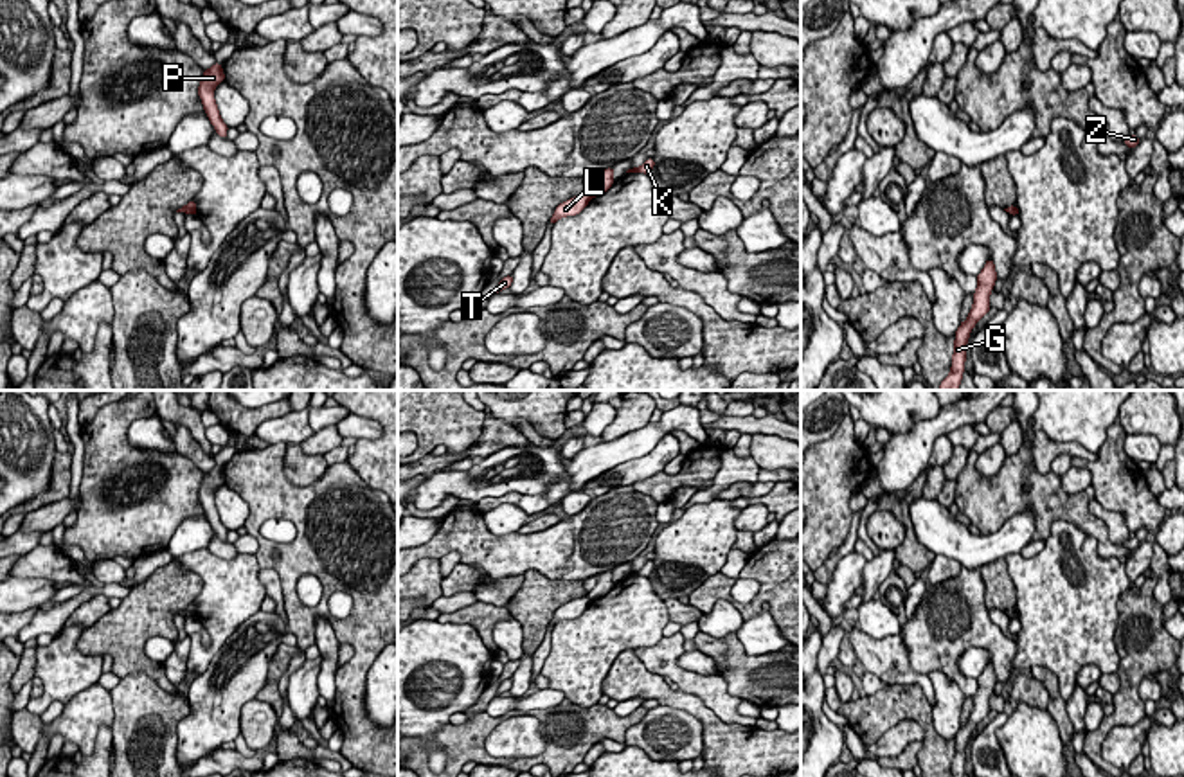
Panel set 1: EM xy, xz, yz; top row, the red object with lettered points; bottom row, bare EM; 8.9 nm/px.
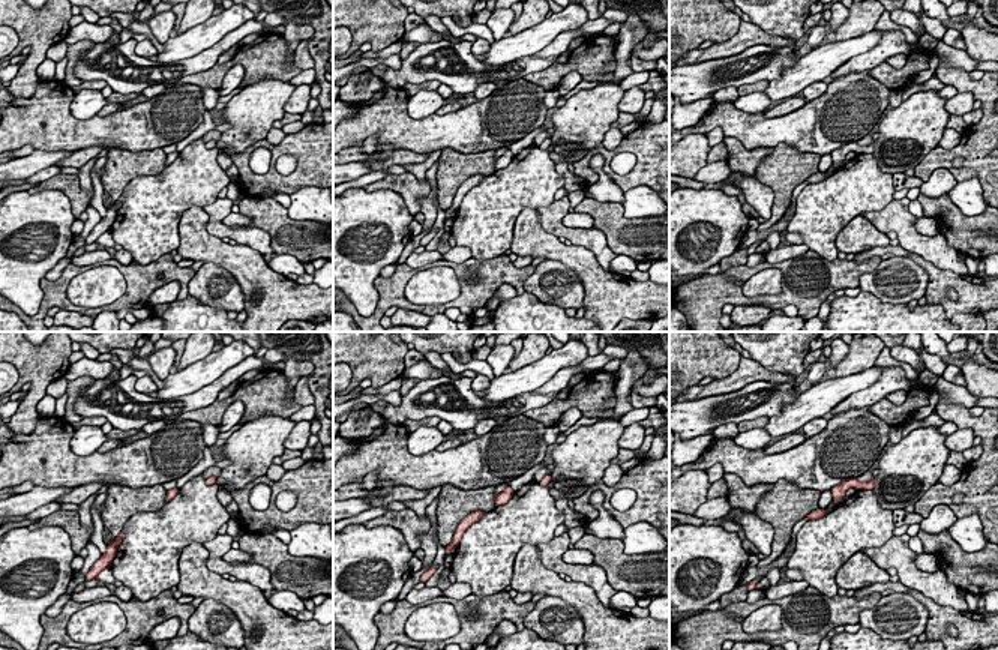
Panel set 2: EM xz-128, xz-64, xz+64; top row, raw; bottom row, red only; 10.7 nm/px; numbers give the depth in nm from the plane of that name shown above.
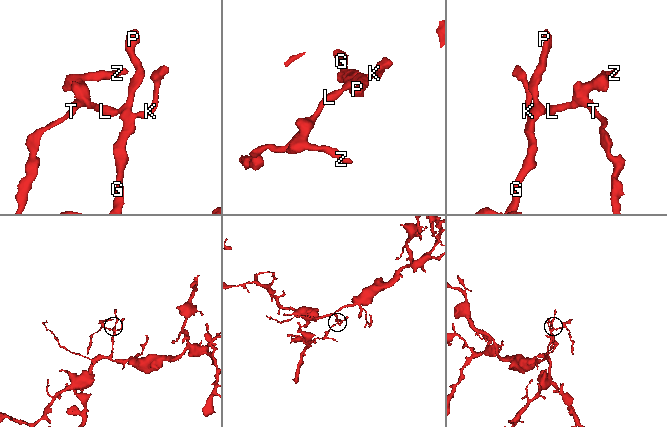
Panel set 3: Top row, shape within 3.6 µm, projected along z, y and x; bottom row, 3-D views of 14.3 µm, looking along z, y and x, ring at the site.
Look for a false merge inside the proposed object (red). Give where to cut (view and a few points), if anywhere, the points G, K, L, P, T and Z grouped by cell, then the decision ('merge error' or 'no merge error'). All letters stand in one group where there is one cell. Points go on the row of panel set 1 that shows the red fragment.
cut xz (587, 193), (591, 196); groups G K P / L T Z; merge error

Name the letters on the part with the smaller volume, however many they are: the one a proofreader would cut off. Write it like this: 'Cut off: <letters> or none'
Cut off: L, T, Z

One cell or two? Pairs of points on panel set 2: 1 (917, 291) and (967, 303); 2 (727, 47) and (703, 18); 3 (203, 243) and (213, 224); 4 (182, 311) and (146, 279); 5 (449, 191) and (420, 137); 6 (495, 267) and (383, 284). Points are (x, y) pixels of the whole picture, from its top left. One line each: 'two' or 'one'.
1: two
2: two
3: two
4: two
5: two
6: one

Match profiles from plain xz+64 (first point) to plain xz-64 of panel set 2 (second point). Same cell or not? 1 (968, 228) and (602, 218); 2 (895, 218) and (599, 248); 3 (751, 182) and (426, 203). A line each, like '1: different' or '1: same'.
1: same
2: same
3: same

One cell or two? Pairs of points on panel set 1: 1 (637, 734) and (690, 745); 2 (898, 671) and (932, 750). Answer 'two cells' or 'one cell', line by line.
1: one cell
2: two cells

